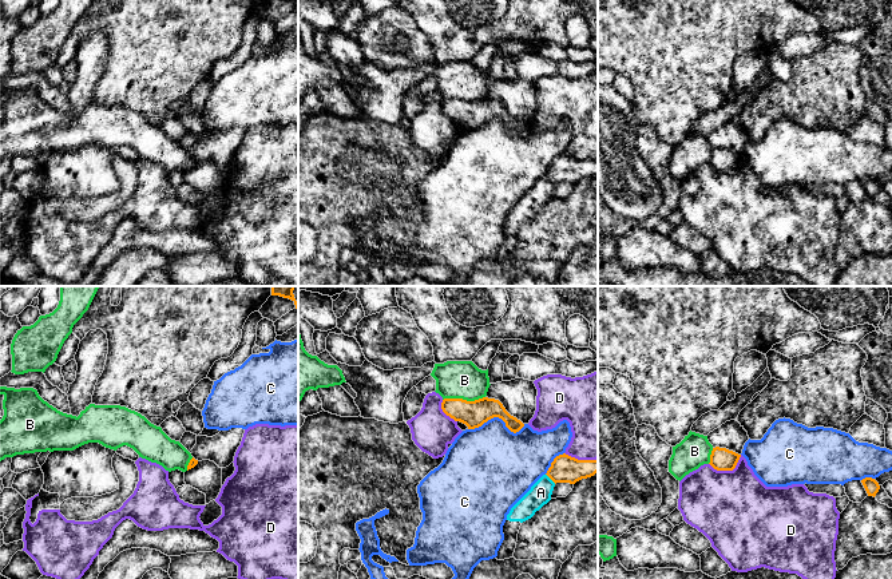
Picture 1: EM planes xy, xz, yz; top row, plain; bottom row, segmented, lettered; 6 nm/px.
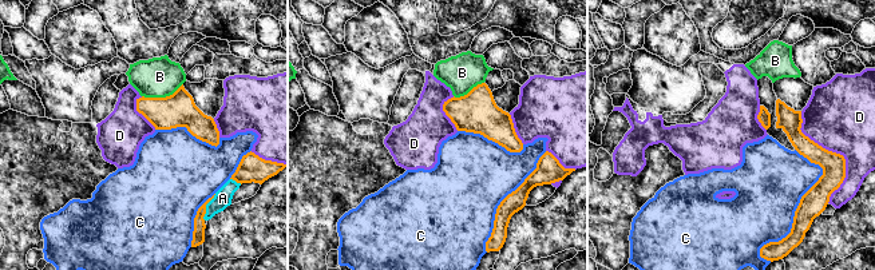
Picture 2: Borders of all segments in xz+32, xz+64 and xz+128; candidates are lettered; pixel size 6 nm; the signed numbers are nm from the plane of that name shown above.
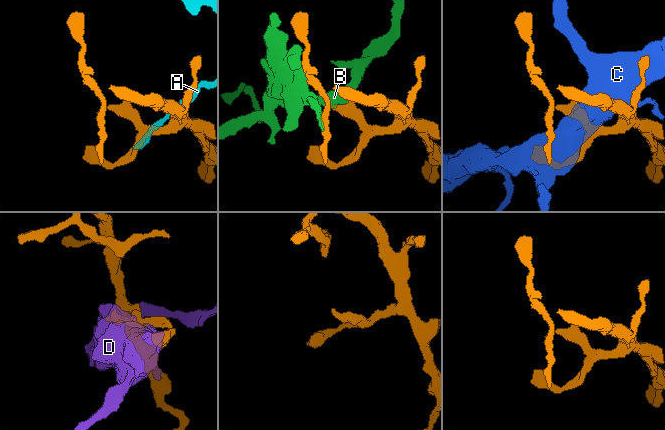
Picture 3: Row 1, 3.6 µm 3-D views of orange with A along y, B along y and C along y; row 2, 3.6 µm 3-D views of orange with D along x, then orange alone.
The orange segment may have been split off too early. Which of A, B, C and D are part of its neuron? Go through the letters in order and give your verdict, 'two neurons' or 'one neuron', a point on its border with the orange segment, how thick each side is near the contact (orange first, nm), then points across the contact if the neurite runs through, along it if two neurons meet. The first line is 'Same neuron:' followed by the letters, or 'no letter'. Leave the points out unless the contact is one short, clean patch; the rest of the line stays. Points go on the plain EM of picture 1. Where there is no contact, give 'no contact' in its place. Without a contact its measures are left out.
Same neuron: no letter
A: two neurons; meets orange in xz at (551, 179); 160 nm thick on the orange side, 130 nm on the other
B: two neurons; meets orange in xz at (463, 100); 160 nm thick on the orange side, 220 nm on the other; border along xz (484, 96), (476, 100), (443, 100)
C: two neurons; meets orange in xz at (496, 117); 160 nm thick on the orange side, 400 nm on the other
D: two neurons; meets orange in yz at (728, 170); 140 nm thick on the orange side, 480 nm on the other

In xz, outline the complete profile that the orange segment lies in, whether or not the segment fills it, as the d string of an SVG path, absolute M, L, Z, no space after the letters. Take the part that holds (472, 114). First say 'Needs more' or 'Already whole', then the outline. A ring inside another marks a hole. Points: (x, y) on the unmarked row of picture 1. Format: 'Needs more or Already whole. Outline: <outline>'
Already whole. Outline: M483 98L475 102L463 99L444 99L441 103L443 112L468 127L475 130L493 118L499 118L506 123L506 127L516 134L524 124L516 118L511 116L499 100Z

